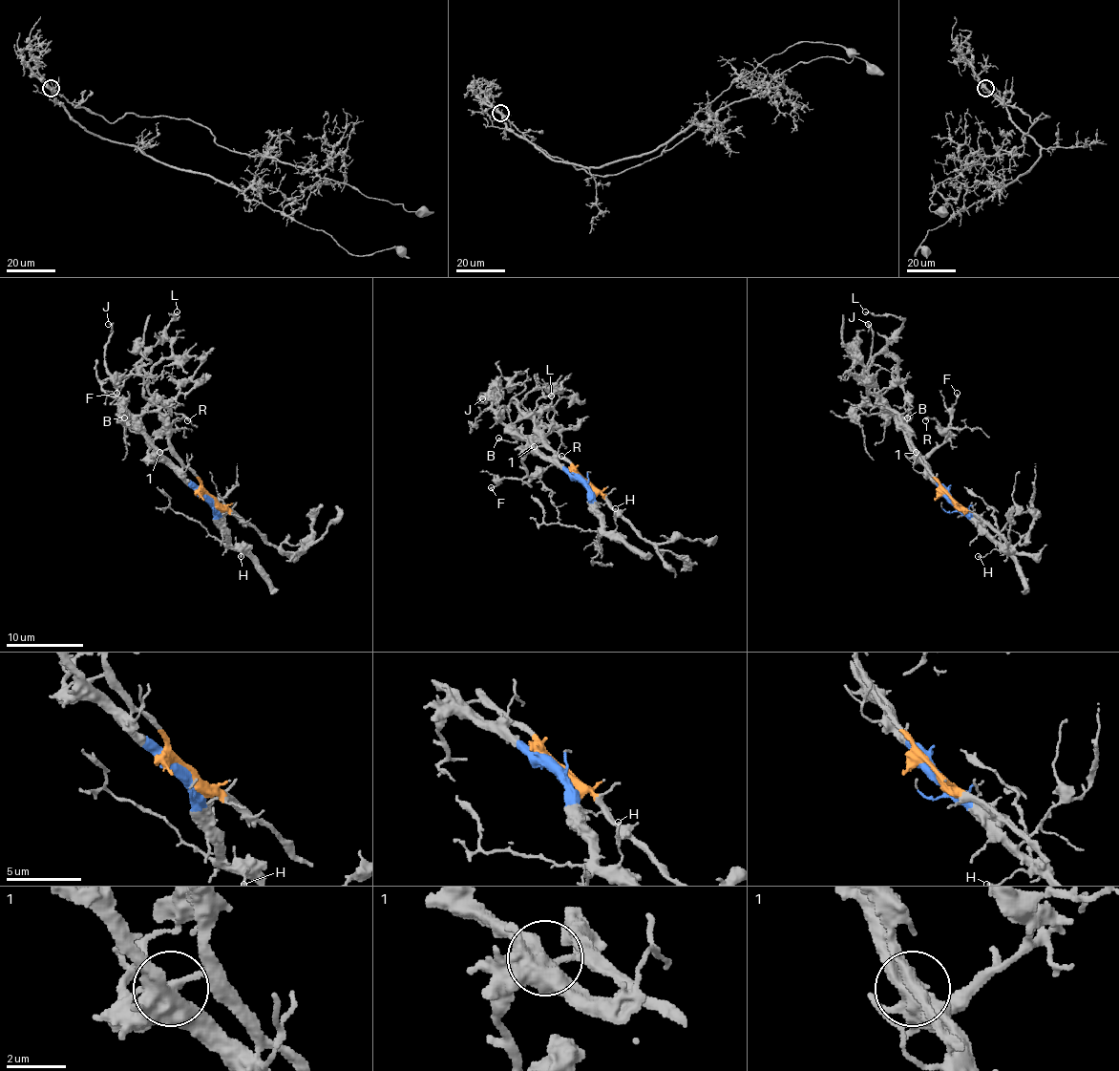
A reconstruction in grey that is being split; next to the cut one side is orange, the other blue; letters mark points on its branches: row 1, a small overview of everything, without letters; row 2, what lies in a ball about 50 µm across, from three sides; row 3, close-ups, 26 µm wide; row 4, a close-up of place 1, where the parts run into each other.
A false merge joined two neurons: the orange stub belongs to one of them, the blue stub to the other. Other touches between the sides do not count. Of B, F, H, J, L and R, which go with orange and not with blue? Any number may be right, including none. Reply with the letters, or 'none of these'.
L

